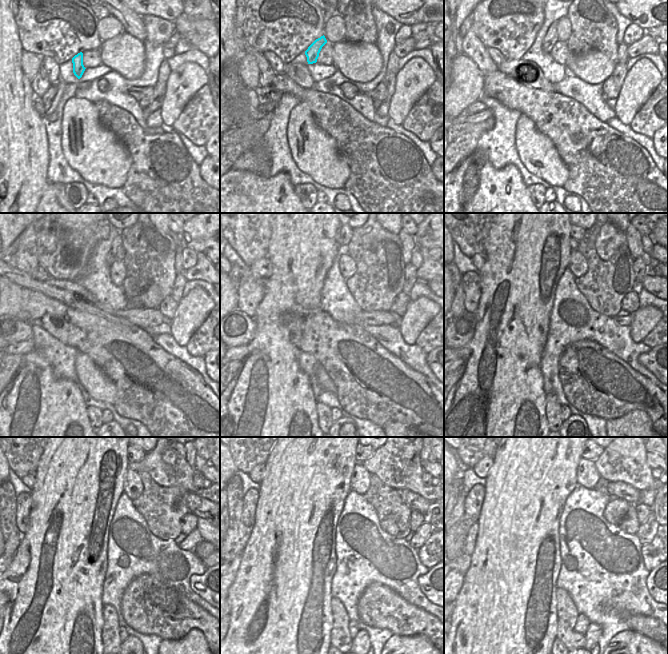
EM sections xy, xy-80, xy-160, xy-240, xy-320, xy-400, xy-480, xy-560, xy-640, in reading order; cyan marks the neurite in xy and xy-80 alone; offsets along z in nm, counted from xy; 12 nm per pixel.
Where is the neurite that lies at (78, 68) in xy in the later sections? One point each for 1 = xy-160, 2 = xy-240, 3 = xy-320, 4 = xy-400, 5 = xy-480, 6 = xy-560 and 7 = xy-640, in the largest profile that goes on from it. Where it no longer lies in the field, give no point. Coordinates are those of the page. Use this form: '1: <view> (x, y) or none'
1: xy-160 (551, 38)
2: xy-240 (117, 242)
3: xy-320 (344, 235)
4: xy-400 (577, 233)
5: xy-480 (133, 457)
6: xy-560 (360, 457)
7: xy-640 (590, 457)

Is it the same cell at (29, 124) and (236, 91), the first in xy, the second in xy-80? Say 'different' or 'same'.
same

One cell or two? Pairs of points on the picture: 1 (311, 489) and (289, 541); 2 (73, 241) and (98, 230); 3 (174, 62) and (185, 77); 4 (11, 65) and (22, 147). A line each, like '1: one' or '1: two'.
1: one
2: two
3: two
4: one

